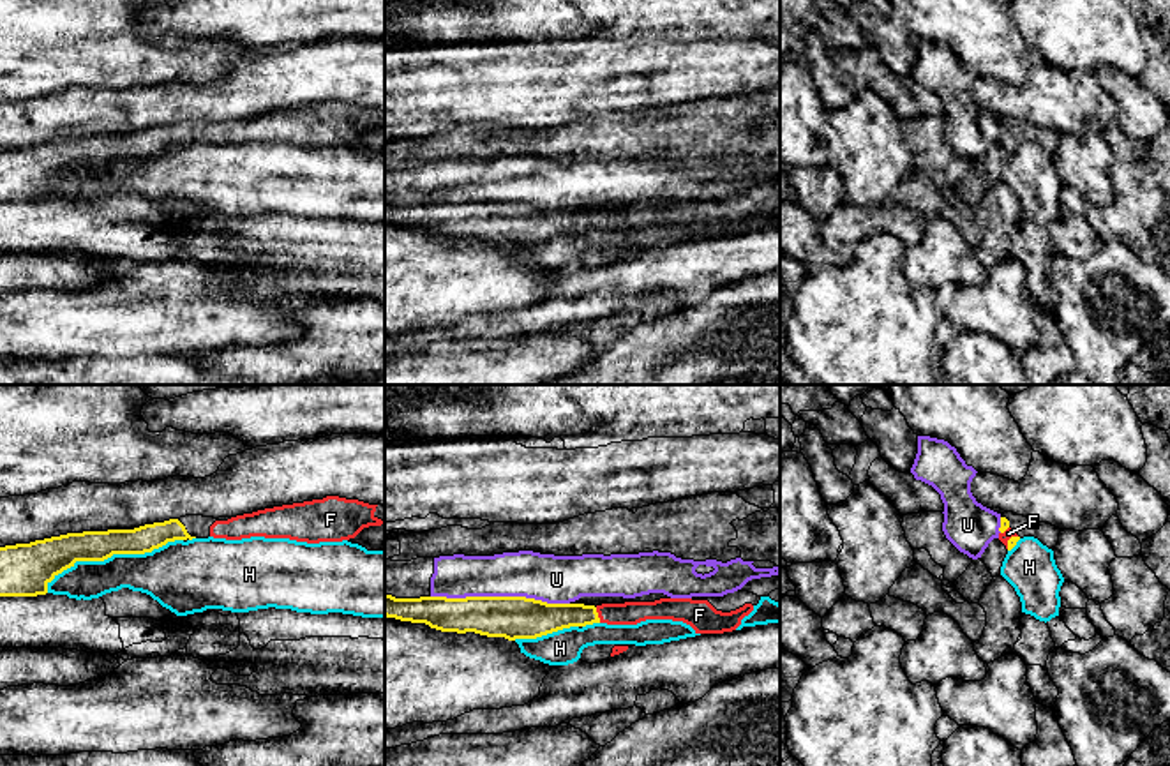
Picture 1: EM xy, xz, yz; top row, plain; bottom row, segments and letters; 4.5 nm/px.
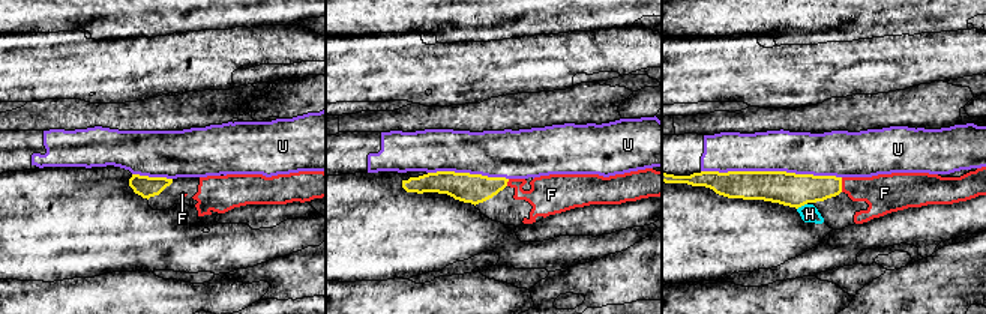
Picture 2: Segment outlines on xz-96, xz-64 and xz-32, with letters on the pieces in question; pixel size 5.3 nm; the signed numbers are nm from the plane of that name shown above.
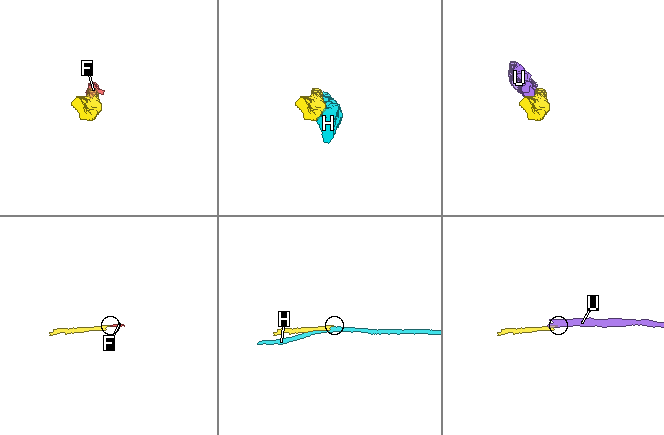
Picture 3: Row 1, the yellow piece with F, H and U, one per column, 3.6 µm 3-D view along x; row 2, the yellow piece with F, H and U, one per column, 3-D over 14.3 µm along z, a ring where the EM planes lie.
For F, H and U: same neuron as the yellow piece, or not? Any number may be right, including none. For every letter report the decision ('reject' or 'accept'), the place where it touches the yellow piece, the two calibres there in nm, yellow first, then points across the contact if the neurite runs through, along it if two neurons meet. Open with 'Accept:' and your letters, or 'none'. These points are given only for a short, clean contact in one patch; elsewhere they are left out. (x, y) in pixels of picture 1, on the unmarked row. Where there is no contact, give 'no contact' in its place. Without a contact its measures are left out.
Accept: F
F: accept | xz (597, 219) | 150/110 nm | across xz (542, 223), (597, 219), (630, 217)
H: reject | xy (112, 159) | 160/240 nm
U: reject | xz (500, 202) | 190/220 nm

